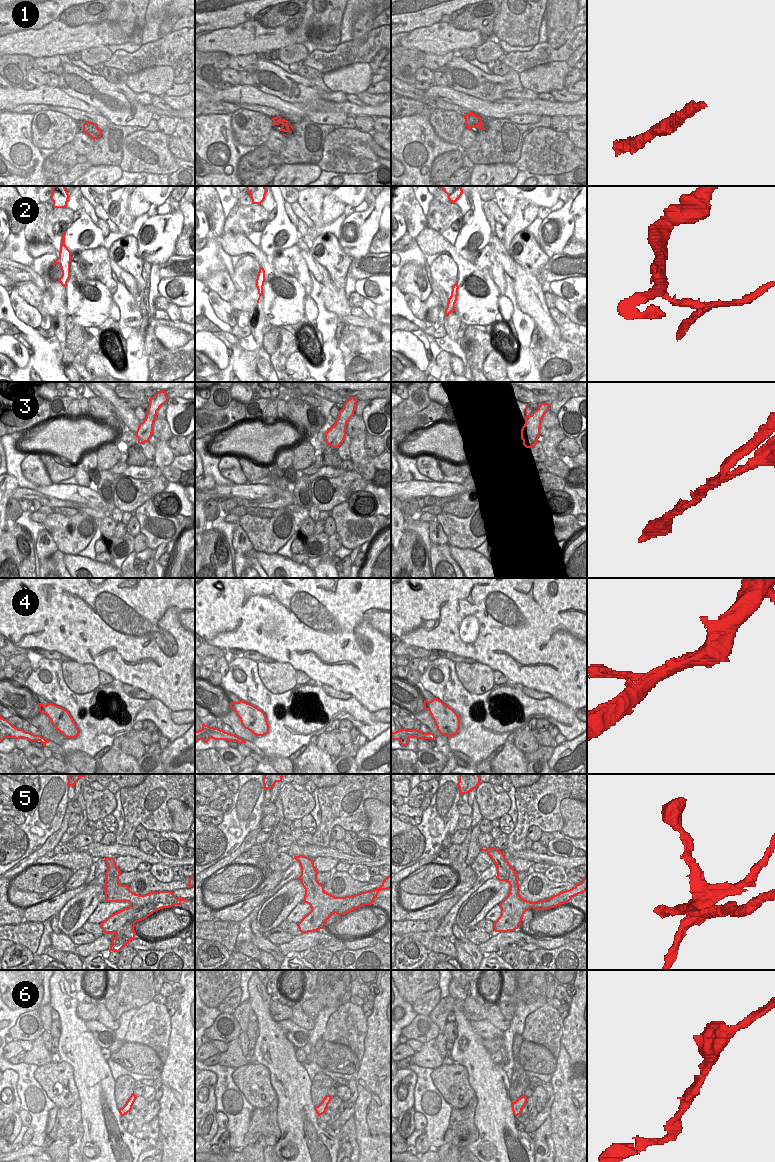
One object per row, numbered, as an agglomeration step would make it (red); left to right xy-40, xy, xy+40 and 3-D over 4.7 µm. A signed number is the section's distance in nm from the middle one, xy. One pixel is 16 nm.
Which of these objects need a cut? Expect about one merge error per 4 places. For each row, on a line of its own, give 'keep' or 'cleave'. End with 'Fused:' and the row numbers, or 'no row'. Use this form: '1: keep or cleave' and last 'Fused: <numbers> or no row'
1: keep
2: cleave
3: cleave
4: keep
5: cleave
6: keep
Fused: 2, 3, 5

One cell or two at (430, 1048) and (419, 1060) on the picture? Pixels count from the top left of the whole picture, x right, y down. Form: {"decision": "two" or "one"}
{"decision": "one"}

